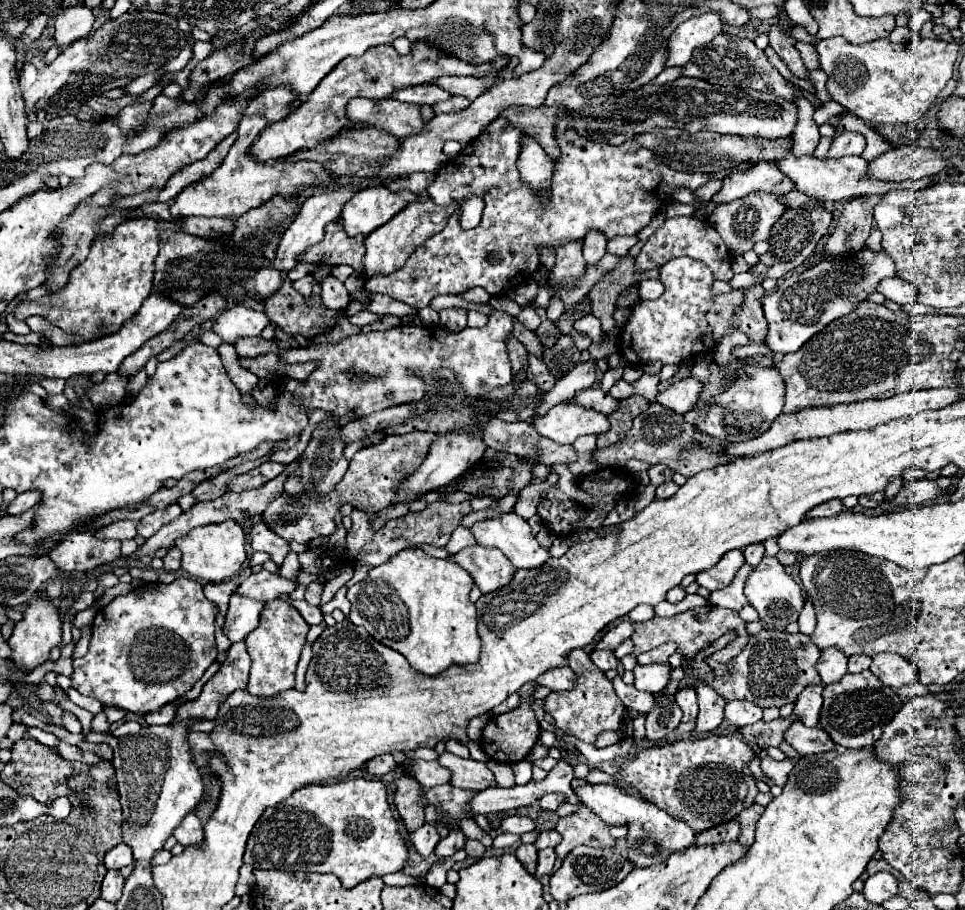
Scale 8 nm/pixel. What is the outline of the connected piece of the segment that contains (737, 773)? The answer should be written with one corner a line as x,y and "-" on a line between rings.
736,736
686,738
642,750
622,766
616,780
622,786
638,788
650,802
686,820
696,832
702,832
736,818
744,808
754,804
758,794
756,780
744,772
744,766
752,758
754,750

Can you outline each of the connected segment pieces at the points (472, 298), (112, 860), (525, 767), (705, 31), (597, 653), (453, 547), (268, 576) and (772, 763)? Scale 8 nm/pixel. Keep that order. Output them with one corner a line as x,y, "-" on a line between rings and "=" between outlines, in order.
472,288
472,290
462,292
458,296
464,298
464,300
468,300
468,302
488,302
490,300
490,294
486,290
482,290
482,288
=
118,844
118,846
114,846
110,852
106,852
106,856
104,856
104,864
106,864
106,868
114,868
114,870
120,870
122,866
128,866
128,864
132,864
134,860
132,860
132,850
130,850
130,846
126,846
126,844
=
520,760
516,764
512,764
514,776
516,776
516,784
526,784
532,778
532,762
528,760
=
700,14
686,22
682,22
672,36
668,38
668,62
666,66
682,66
690,60
690,54
698,46
710,44
720,32
724,24
716,18
716,14
=
594,650
594,652
590,654
590,660
592,660
592,662
598,666
598,670
602,670
602,672
608,672
608,670
616,668
616,664
618,664
618,658
614,656
612,650
=
458,526
458,528
452,532
452,538
450,538
450,542
446,544
446,550
448,550
450,554
456,554
456,552
468,548
468,546
474,546
474,544
476,544
476,542
474,542
474,534
470,534
470,528
=
260,570
260,572
248,576
248,578
236,588
236,592
242,594
244,598
252,598
252,600
266,602
266,600
278,598
278,596
284,594
284,592
290,594
294,588
296,588
296,580
286,580
286,578
280,578
278,574
=
764,756
762,758
762,770
766,776
770,776
774,780
774,784
778,786
784,786
786,780
788,780
788,774
794,766
794,758
786,758
786,760
772,760
770,756

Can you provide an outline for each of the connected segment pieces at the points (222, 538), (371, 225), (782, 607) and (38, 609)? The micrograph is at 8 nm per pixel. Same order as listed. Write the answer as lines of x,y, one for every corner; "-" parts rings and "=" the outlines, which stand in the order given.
226,520
210,526
198,526
190,530
190,534
186,534
184,538
178,538
176,546
182,550
182,570
206,582
226,582
234,578
236,574
240,574
242,564
248,560
246,532
234,520
=
386,186
362,188
342,206
344,232
348,236
370,234
412,200
416,200
416,196
408,190
390,192
=
764,556
764,560
748,576
744,594
748,598
748,604
758,610
762,622
766,622
768,628
784,630
786,624
798,620
798,614
804,606
804,596
802,596
800,586
784,572
784,566
776,558
768,558
768,556
=
34,600
30,602
28,610
24,612
24,618
14,626
14,632
8,640
10,648
12,648
12,664
16,670
20,670
22,674
32,672
36,666
44,664
50,658
50,650
54,646
58,646
62,640
62,622
60,622
60,614
58,608
48,602
48,600

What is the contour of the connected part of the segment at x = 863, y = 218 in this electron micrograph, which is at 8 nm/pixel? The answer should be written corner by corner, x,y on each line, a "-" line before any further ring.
860,196
846,202
834,232
828,238
826,254
842,256
846,252
858,252
874,224
872,210
880,202
880,196

